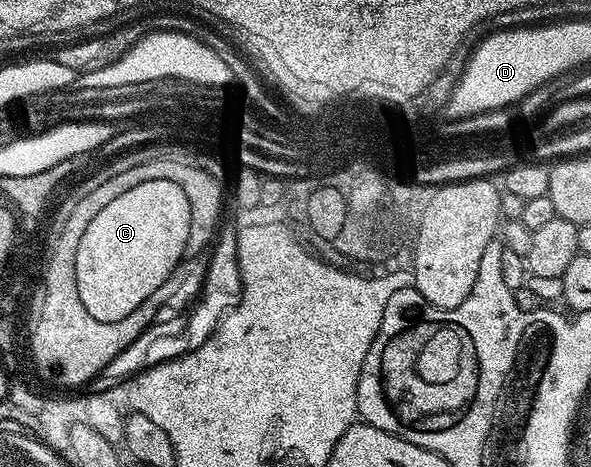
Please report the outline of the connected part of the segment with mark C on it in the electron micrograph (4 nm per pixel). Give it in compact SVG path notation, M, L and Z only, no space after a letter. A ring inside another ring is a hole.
M144 179L136 187L122 191L122 195L114 199L90 220L77 249L77 285L78 295L82 299L82 307L94 315L94 319L117 321L126 319L134 307L143 305L177 265L185 260L184 248L187 235L190 233L190 203L178 183L168 179Z

